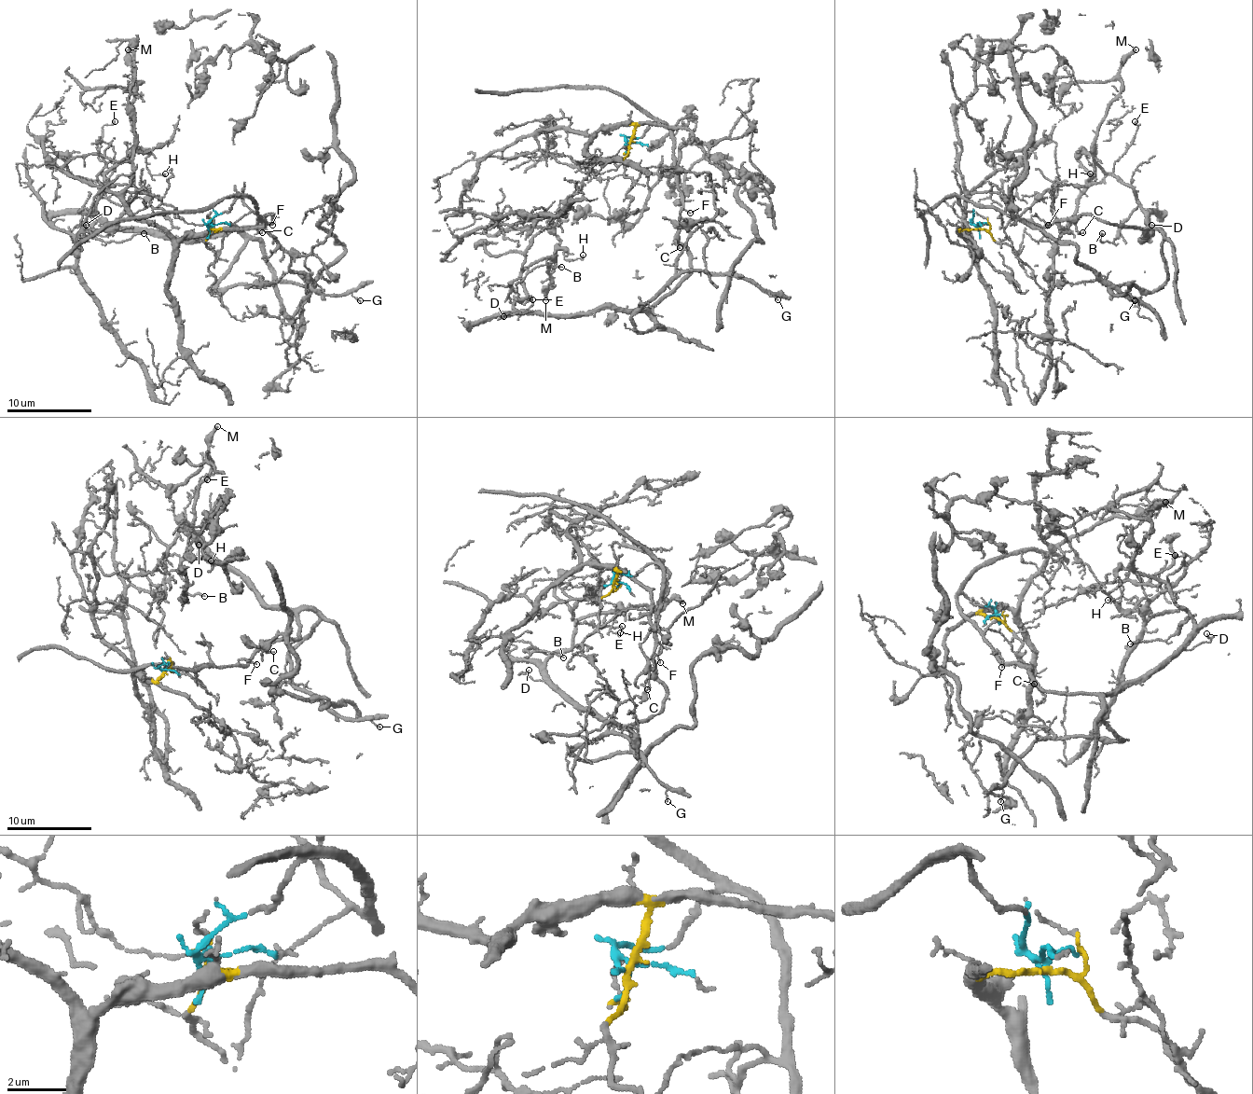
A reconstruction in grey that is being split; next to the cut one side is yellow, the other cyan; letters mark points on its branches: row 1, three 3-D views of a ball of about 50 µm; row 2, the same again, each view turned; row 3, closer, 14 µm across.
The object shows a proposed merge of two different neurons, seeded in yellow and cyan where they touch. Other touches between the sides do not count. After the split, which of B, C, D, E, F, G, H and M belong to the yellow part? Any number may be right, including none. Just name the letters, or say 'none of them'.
none of them

